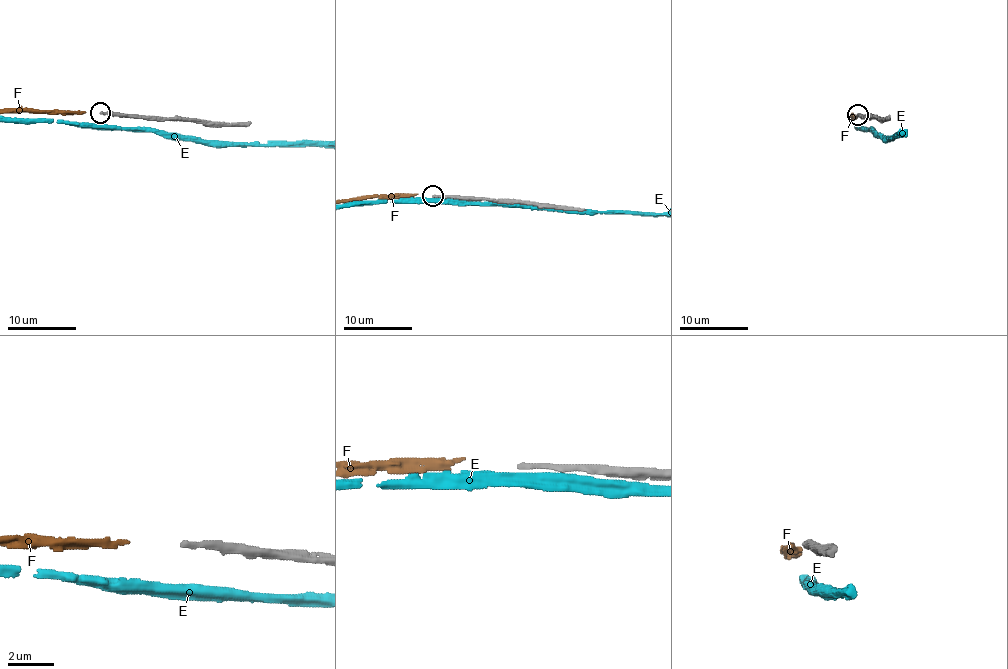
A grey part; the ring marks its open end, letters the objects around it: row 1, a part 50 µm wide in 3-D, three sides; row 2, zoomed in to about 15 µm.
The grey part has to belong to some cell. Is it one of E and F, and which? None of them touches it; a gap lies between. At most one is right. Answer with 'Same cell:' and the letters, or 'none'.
Same cell: F

